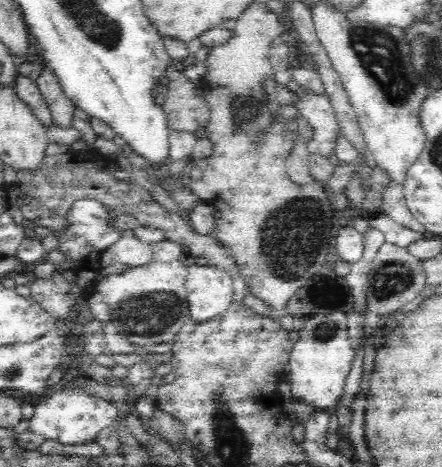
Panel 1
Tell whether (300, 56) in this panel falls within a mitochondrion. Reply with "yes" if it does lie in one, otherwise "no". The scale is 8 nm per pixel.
no

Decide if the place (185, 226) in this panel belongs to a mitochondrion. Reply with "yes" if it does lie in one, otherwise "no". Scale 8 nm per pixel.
no

